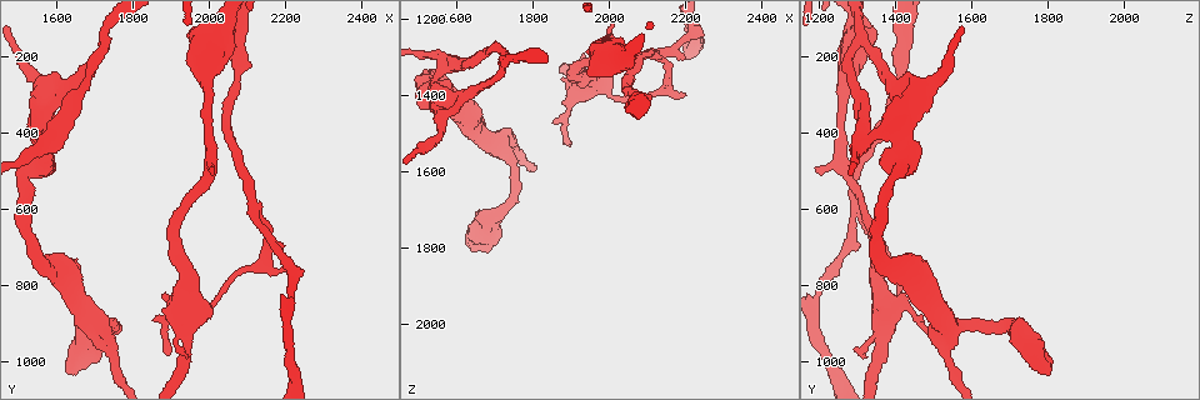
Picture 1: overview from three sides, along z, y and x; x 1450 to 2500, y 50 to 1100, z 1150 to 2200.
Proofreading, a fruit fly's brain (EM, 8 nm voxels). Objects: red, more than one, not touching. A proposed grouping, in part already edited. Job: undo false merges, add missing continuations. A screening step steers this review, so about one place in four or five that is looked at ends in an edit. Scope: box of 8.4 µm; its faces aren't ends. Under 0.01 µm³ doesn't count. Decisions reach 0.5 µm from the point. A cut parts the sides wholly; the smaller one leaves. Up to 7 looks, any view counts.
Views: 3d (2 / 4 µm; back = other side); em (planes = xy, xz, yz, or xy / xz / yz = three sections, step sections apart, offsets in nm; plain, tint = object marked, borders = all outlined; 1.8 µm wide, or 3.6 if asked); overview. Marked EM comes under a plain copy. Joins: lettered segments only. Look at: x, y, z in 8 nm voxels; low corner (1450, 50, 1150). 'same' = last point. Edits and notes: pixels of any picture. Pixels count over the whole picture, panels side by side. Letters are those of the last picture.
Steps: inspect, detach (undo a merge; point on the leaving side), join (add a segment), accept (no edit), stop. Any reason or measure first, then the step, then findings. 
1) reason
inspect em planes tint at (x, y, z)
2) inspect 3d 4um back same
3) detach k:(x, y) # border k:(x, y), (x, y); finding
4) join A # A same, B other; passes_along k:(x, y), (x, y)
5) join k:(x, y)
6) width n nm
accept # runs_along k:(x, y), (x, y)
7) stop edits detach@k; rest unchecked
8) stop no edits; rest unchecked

inspect em planes tint at (1540, 385, 1410)

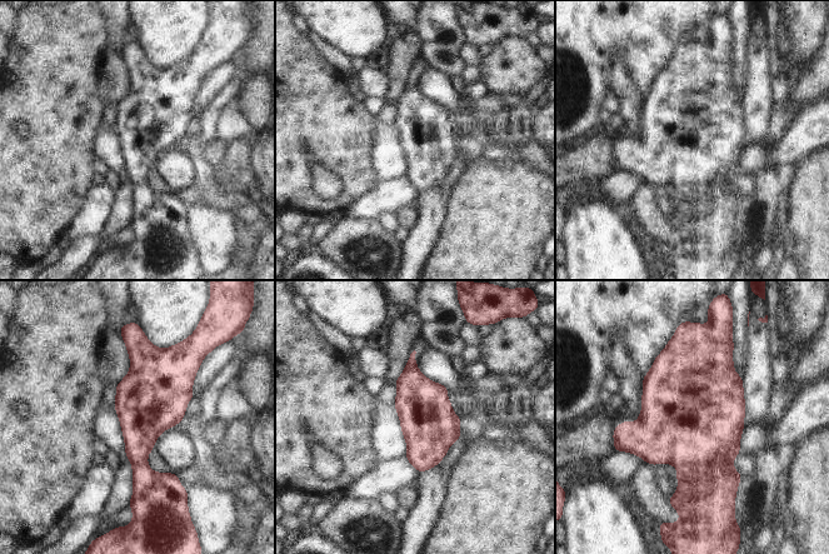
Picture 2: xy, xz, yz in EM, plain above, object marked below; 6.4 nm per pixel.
what lies round it
inspect em planes borders same

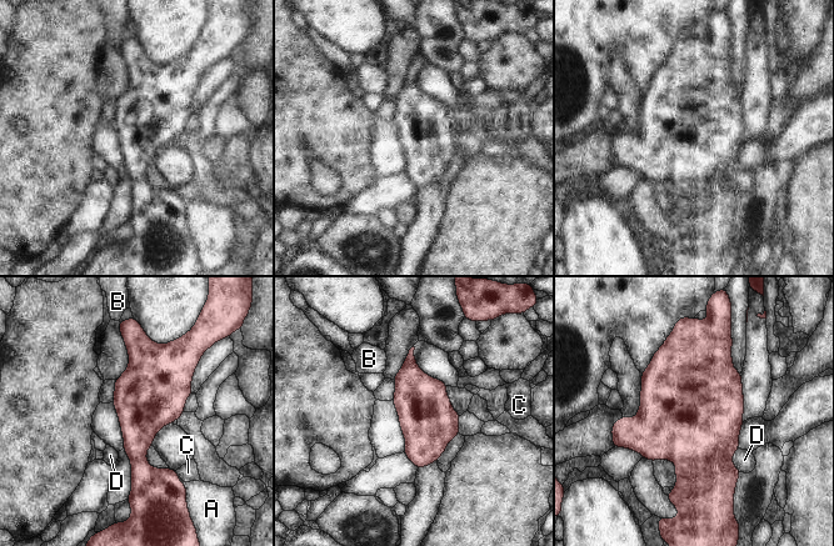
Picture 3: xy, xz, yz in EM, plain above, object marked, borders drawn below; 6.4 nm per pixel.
accept # A other, B other, C other, D other; border 3:(738, 447), (732, 462), (742, 471); all the same neuron

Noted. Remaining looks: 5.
abrupt turn
inspect 3d 2um at (1725, 155, 1305)

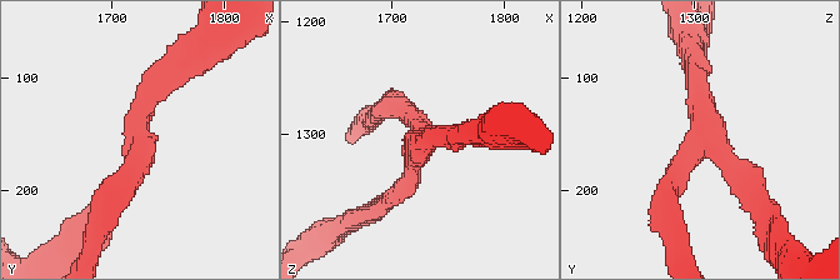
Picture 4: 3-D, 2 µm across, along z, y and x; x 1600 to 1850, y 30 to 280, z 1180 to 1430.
inspect em yz step 4 borders at (1726, 156, 1308)

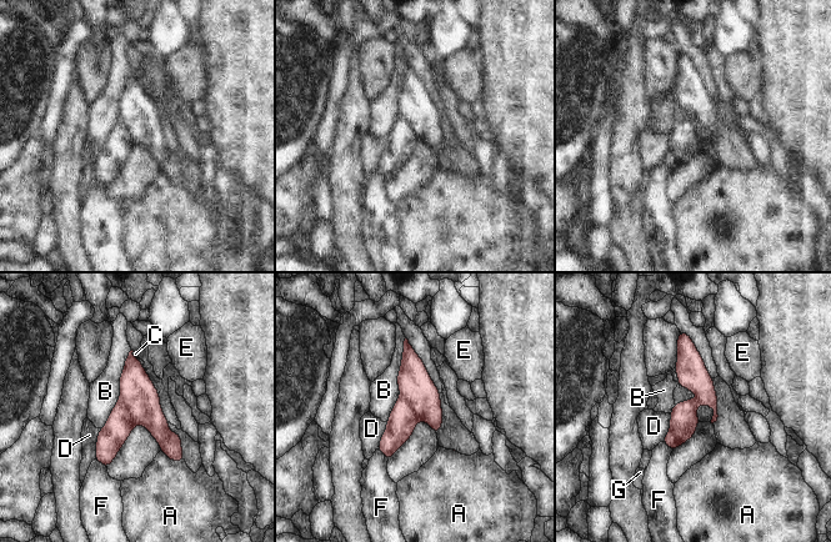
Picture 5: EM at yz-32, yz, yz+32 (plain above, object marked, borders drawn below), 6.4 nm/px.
accept # A other, B other, C other, D other, E other, F other, G other; runs_along 5:(130, 357), (139, 404), (180, 457); one neuron here

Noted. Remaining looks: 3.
four-way junction
inspect em 3.6um xz step 8 tint at (1950, 845, 1370)

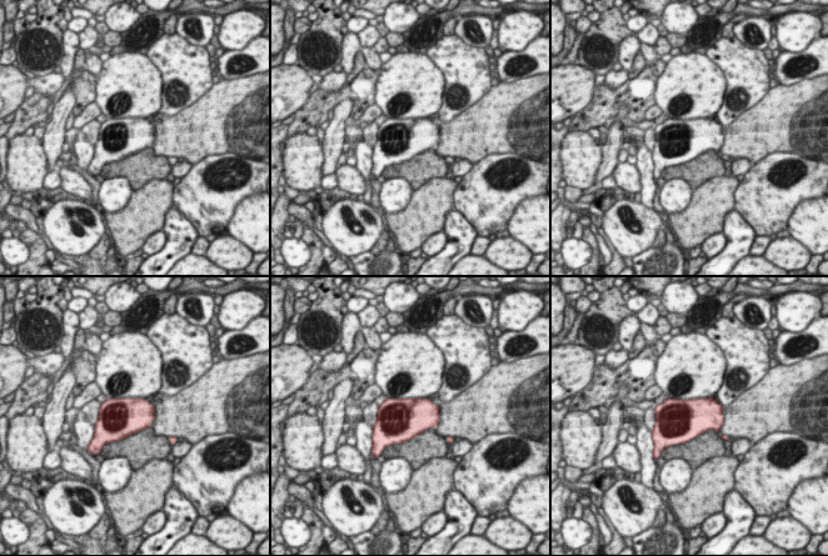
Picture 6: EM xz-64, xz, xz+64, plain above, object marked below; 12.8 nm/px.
inspect em 3.6um planes borders same

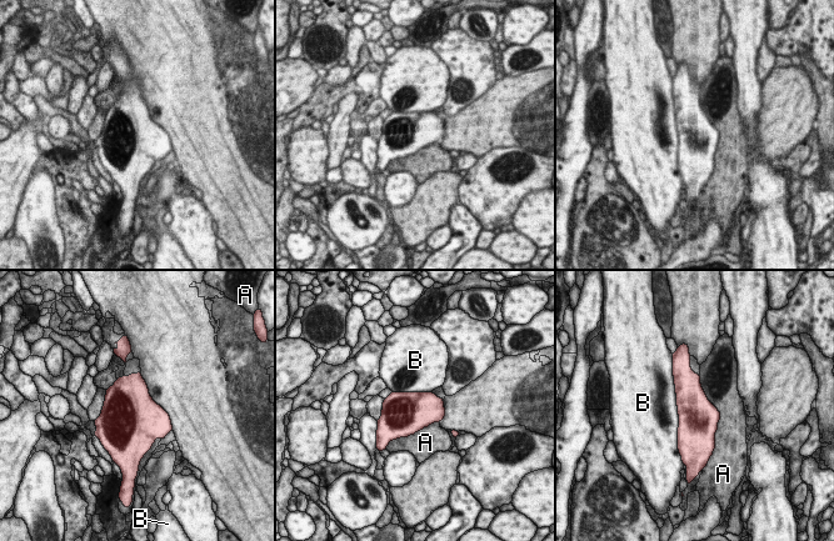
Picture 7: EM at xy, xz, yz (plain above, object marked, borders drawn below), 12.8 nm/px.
width 500 nm
accept # A other, B other; border 7:(699, 375), (719, 412), (714, 449); continuous, no second neuron

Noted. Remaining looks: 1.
stop no edits; rest unchecked

